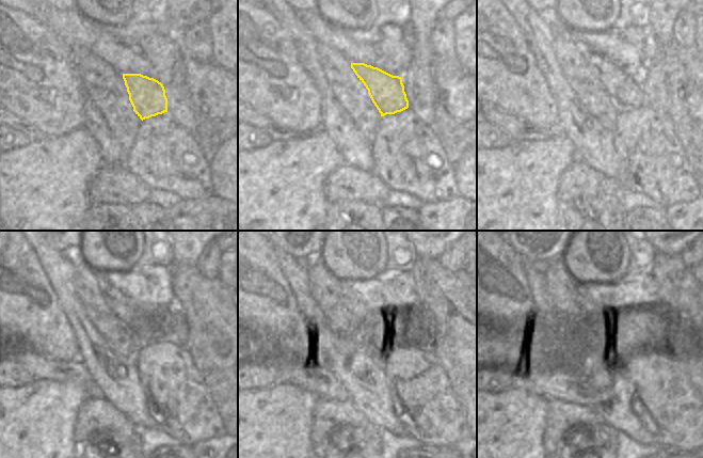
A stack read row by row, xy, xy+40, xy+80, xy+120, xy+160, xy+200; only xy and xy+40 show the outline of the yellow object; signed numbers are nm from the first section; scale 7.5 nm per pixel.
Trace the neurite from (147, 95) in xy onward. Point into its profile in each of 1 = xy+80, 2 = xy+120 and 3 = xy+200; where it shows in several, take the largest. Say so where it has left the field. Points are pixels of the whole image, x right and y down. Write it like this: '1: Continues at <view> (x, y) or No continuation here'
1: Continues at xy+80 (625, 90)
2: Continues at xy+120 (123, 306)
3: Continues at xy+200 (589, 308)

